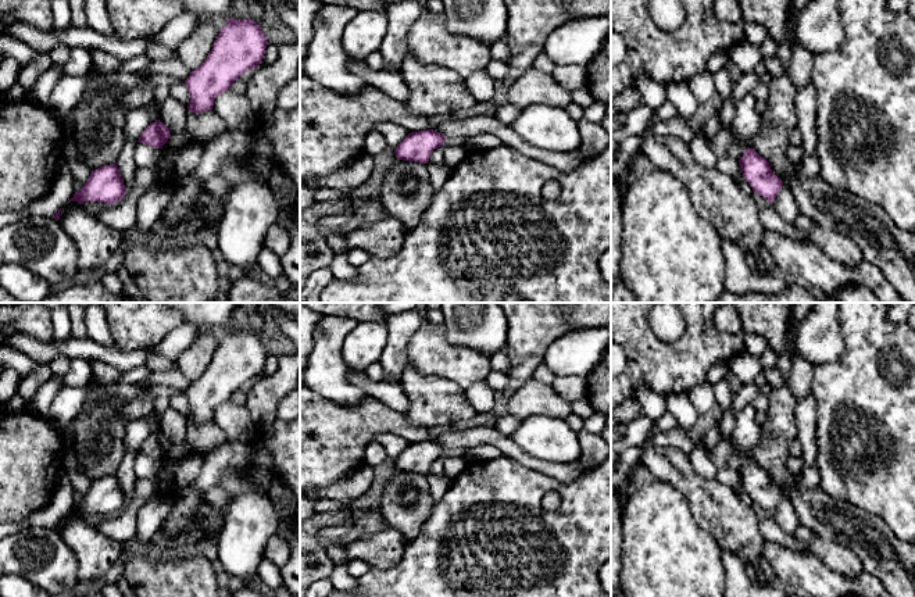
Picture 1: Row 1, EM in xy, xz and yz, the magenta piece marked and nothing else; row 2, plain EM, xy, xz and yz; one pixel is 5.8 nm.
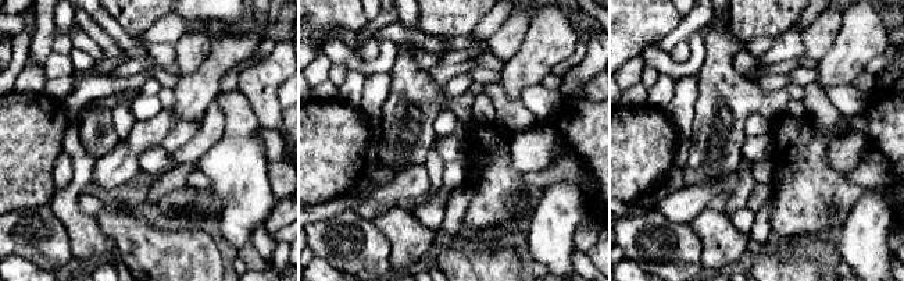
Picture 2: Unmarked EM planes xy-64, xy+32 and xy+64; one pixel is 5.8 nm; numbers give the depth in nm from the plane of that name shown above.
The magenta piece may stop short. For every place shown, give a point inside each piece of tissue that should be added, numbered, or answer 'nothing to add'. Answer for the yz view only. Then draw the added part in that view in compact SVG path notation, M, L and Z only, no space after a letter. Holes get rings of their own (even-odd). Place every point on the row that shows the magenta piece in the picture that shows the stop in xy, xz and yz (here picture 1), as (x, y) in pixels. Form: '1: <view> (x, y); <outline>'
nothing to add

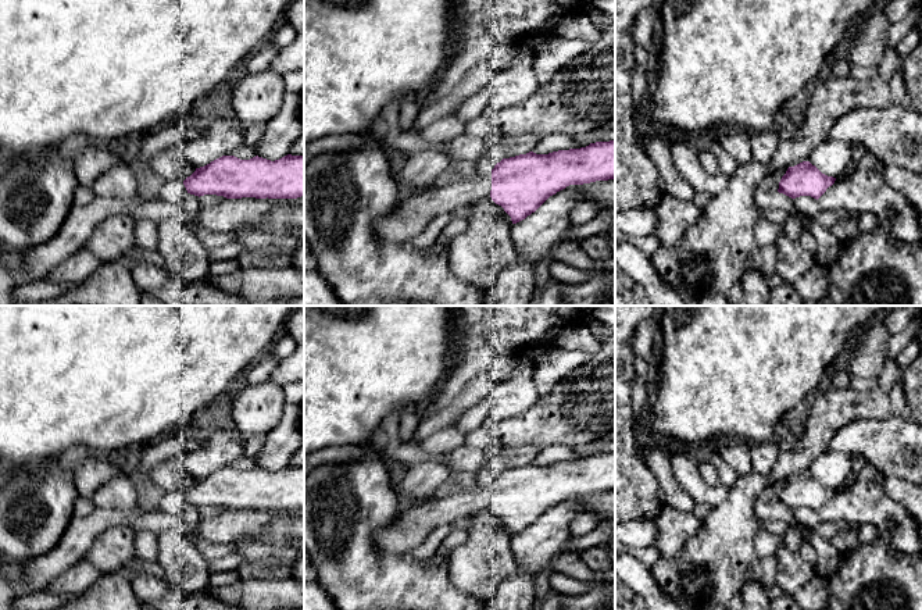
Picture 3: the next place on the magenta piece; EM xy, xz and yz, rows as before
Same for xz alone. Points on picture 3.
1: xz (415, 211); M465 172L430 190L403 195L397 208L374 222L374 232L383 243L407 242L418 236L442 214L464 214L480 199L490 197L492 172Z

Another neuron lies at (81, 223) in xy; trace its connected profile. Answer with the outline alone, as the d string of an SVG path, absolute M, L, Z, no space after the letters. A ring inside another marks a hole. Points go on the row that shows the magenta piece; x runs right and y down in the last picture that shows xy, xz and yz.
M140 186L131 199L94 197L85 206L72 207L60 231L44 245L22 253L24 270L32 282L43 279L76 252L85 249L94 229L112 215L125 215L132 207L157 196L157 186Z

